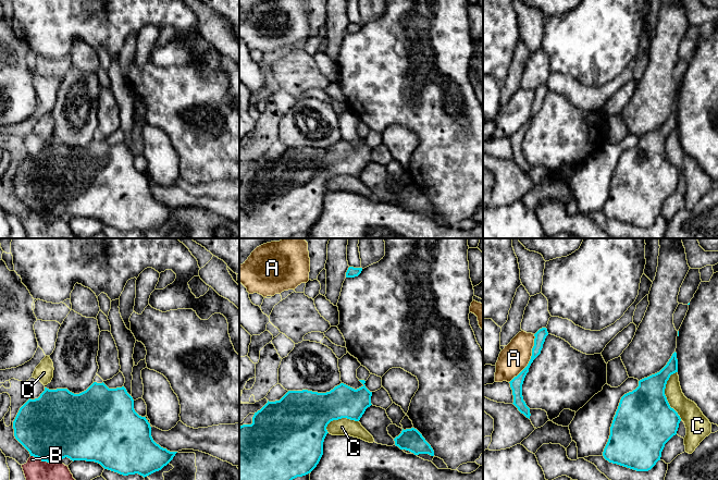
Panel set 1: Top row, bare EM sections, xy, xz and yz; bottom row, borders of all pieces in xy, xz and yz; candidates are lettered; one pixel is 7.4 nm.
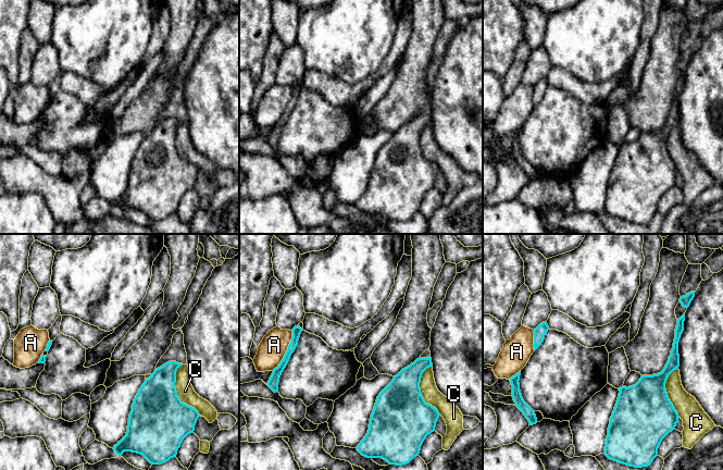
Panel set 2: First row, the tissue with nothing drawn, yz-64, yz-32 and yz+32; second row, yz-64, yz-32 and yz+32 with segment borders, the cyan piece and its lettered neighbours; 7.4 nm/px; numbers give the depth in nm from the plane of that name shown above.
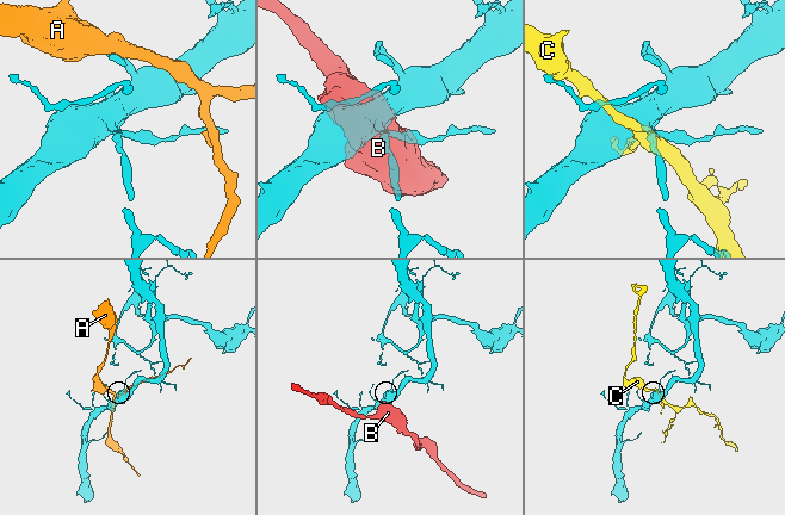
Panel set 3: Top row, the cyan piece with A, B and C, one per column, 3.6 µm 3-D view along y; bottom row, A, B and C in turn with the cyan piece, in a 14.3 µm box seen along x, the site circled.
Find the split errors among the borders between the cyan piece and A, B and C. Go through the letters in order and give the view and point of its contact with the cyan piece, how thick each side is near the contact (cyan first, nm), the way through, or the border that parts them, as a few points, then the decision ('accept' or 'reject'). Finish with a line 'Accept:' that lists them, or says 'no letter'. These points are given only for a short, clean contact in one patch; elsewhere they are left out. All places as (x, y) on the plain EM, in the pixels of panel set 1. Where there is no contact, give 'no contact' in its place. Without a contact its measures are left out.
A: meets cyan in yz at (531, 114); 90 nm thick on the cyan side, 220 nm on the other; border along yz (534, 90), (534, 101), (529, 119), (509, 138); reject
B: meets cyan in xy at (46, 217); 480 nm thick on the cyan side, 280 nm on the other; border along xy (31, 211), (49, 219), (60, 218); reject
C: meets cyan in yz at (665, 151); 440 nm thick on the cyan side, 160 nm on the other; reject
Accept: no letter

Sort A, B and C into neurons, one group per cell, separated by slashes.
A / B / C

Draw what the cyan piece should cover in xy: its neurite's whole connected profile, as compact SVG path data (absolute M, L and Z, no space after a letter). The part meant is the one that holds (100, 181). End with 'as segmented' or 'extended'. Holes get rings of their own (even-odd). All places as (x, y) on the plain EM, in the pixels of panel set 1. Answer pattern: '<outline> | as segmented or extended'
M94 138L79 150L45 144L38 155L29 155L20 164L13 185L15 195L41 218L54 220L65 213L95 218L123 232L138 230L145 234L161 226L177 209L153 197L150 180L135 168L134 156L124 143L109 145L103 138Z | as segmented

